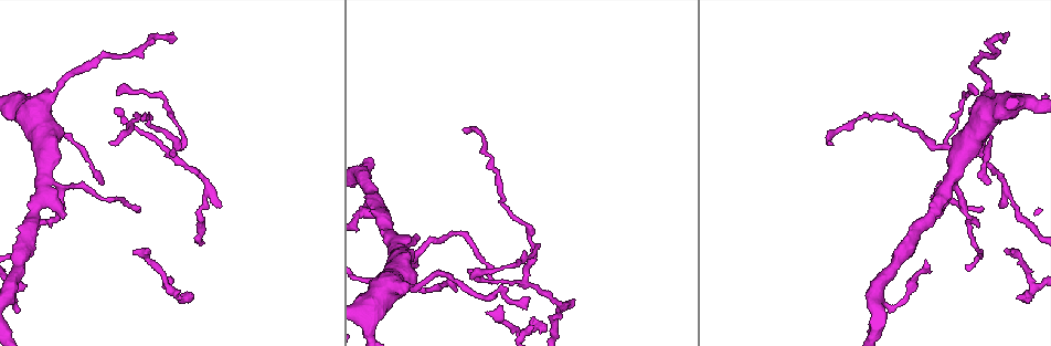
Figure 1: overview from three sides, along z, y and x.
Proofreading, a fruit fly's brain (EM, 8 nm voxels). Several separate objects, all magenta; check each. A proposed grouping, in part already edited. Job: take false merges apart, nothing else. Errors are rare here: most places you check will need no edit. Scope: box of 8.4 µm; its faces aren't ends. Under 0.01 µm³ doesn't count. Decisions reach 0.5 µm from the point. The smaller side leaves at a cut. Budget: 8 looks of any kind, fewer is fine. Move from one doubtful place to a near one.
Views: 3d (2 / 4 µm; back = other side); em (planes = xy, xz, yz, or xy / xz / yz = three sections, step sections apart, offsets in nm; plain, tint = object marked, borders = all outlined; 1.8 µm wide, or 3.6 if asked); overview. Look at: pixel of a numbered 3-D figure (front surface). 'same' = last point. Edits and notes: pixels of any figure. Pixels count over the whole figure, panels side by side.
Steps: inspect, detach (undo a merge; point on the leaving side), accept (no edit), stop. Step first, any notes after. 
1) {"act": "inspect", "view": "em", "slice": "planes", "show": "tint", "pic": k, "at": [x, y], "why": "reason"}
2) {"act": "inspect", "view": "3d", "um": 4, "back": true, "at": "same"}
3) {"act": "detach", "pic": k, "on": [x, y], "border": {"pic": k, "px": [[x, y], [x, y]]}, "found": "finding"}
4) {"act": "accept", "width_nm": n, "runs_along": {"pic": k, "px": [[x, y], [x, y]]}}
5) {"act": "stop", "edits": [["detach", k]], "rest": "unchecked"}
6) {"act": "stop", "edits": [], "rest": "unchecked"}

{"act": "inspect", "view": "3d", "um": 4, "pic": 1, "at": [517, 330], "why": "a narrow waist"}

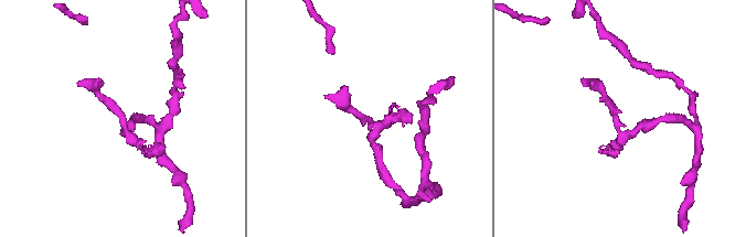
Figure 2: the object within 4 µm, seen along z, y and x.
{"act": "inspect", "view": "em", "slice": "planes", "show": "plain", "pic": 2, "at": [614, 123]}

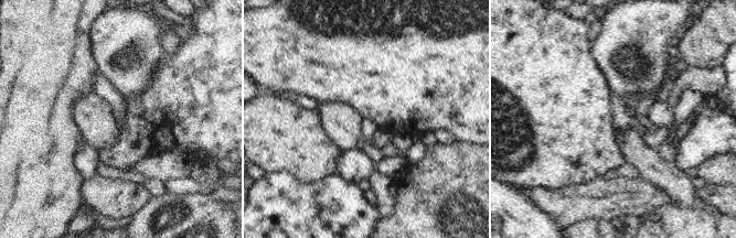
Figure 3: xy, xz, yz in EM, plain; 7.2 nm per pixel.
{"act": "inspect", "view": "em", "slice": "planes", "show": "tint", "at": "same", "why": "with the object marked"}

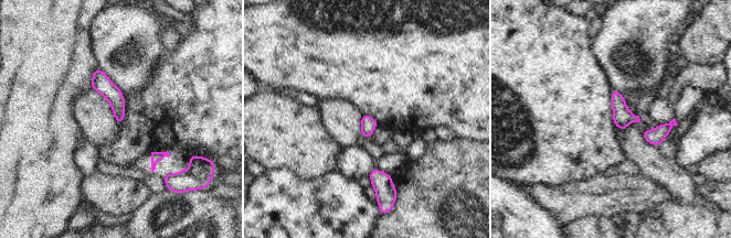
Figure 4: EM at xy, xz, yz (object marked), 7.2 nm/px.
{"act": "accept", "width_nm": 110, "runs_along": {"pic": 4, "px": [[97, 72], [116, 98], [119, 120]]}, "found": "continuous, no second neuron"}

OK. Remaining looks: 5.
{"act": "inspect", "view": "em", "slice": "yz", "step": 8, "show": "tint", "pic": 1, "at": [522, 281]}

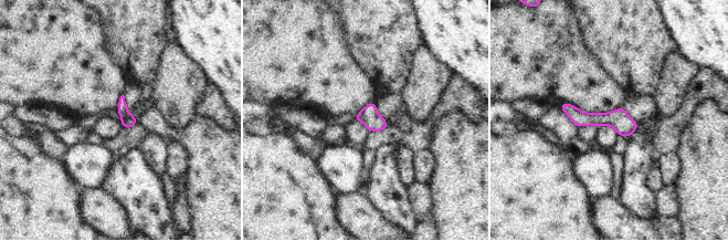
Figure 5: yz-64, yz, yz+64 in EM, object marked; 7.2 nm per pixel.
{"act": "inspect", "view": "em", "slice": "planes", "show": "tint", "at": "same", "why": "another direction"}

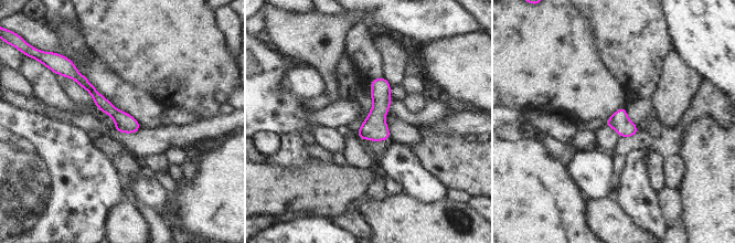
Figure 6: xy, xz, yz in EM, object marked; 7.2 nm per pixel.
{"act": "accept", "width_nm": 140, "found": "continuous, no second neuron"}

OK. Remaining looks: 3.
{"act": "inspect", "view": "3d", "um": 4, "pic": 1, "at": [987, 101], "why": "thick turns thin"}

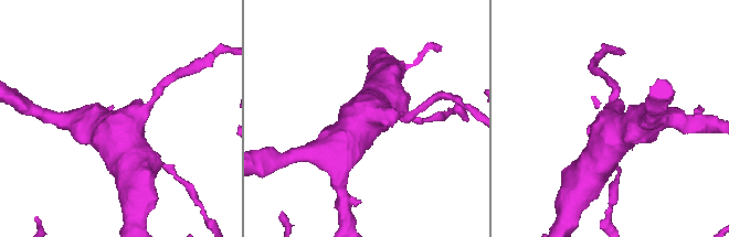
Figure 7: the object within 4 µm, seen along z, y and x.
{"act": "inspect", "view": "em", "um": 3.6, "slice": "planes", "show": "tint", "pic": 7, "at": [132, 119], "why": "now the EM"}

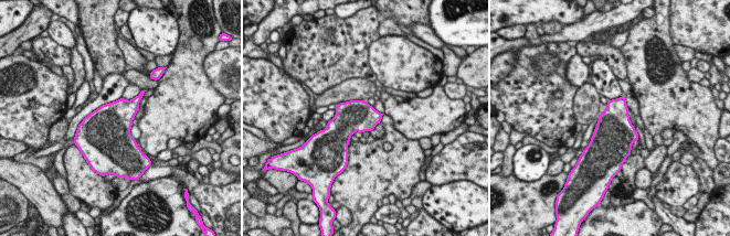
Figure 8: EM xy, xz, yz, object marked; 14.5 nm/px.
{"act": "accept", "arms": 4, "found": "one neuron here"}

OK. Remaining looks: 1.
{"act": "inspect", "view": "em", "slice": "planes", "show": "tint", "pic": 1, "at": [43, 180]}

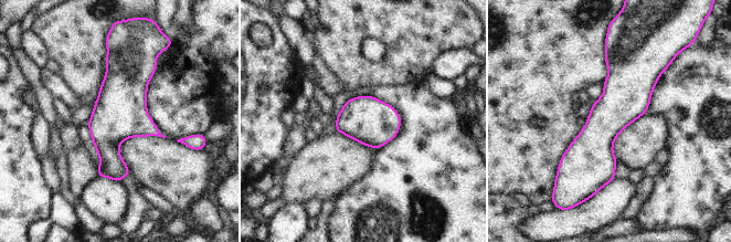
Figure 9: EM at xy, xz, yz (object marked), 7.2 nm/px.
{"act": "accept", "runs_along": {"pic": 9, "px": [[616, 54], [599, 186]]}, "found": "continuous, no second neuron"}

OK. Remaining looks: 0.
{"act": "stop", "edits": [], "rest": "unchecked"}

